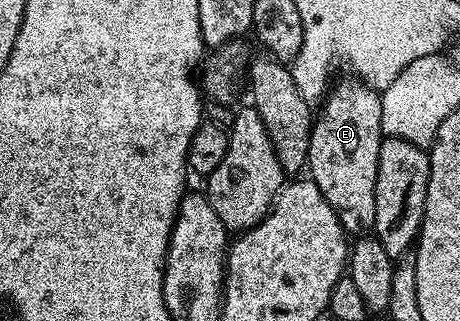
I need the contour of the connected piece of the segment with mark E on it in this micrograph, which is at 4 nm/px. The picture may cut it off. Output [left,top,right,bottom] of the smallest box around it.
[307,76,382,236]

